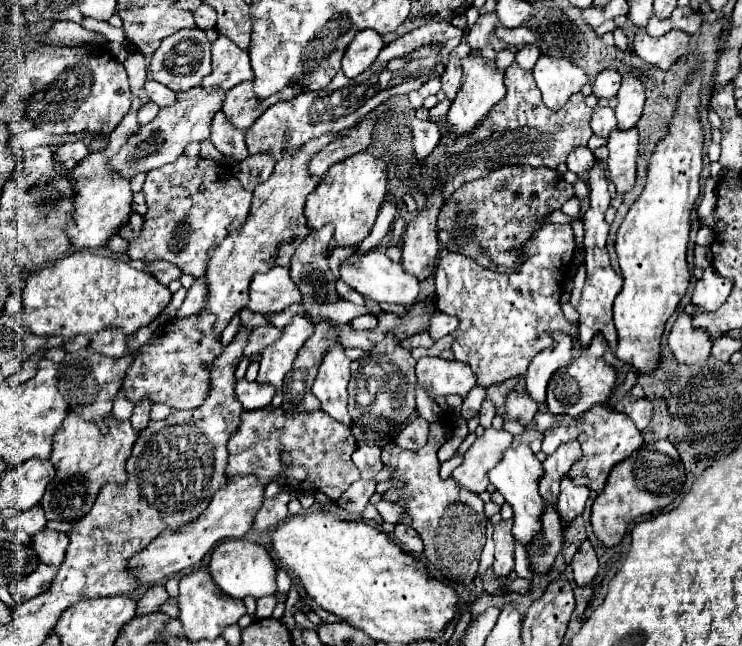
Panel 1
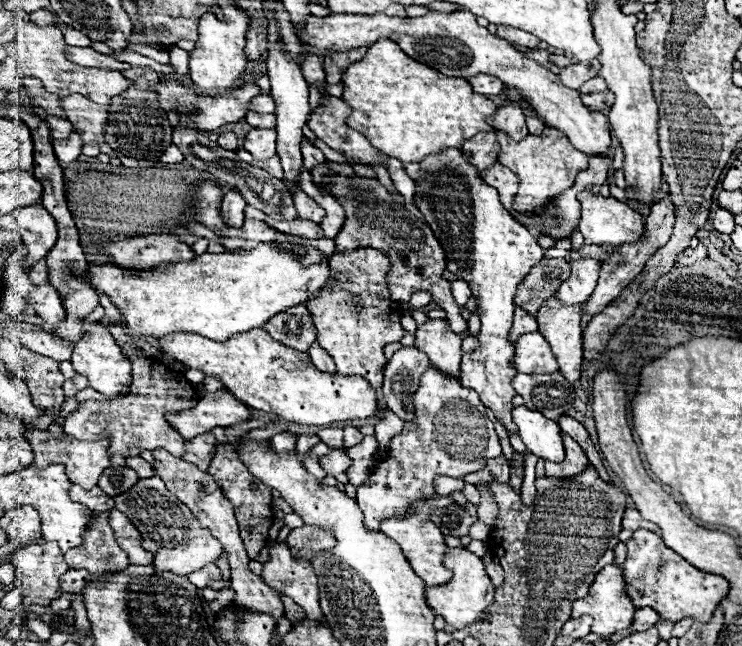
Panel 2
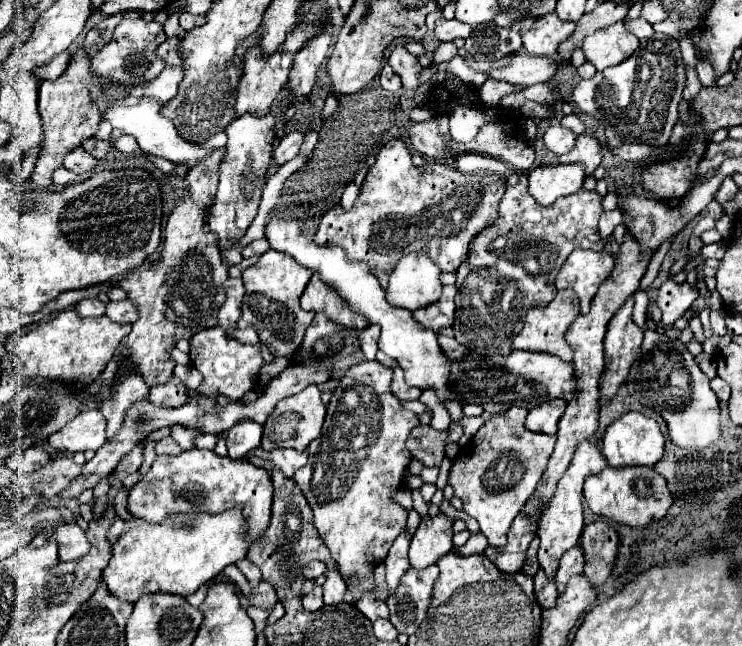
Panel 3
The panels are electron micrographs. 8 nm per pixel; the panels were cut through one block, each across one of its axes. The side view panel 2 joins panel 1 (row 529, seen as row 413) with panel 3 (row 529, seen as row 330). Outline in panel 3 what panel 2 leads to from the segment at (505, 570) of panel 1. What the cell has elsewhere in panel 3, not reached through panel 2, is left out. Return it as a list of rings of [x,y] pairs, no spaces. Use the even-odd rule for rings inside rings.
[[[512,406],[506,412],[494,414],[470,440],[466,448],[454,458],[448,484],[462,500],[464,512],[480,524],[480,532],[488,538],[490,546],[504,546],[512,520],[524,508],[528,496],[534,494],[540,482],[548,456],[556,444],[556,436],[534,434],[524,428],[526,408]]]

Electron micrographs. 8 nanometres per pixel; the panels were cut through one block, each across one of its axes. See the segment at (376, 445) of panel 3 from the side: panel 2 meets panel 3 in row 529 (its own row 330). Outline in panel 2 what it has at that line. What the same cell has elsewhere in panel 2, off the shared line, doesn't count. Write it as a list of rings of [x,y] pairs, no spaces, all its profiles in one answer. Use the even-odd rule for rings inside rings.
[[[356,248],[344,254],[330,256],[330,268],[346,272],[352,282],[330,280],[306,308],[316,326],[318,344],[334,358],[338,374],[362,376],[370,382],[374,390],[382,388],[382,374],[388,360],[382,354],[382,348],[390,342],[402,340],[404,328],[400,324],[402,304],[396,304],[390,298],[386,274],[390,270],[390,260],[382,252],[372,248]]]

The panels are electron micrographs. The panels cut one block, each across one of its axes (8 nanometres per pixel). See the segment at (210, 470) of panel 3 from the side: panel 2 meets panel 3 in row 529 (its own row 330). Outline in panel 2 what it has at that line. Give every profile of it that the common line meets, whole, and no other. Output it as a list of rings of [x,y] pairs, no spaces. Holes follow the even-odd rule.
[[[252,328],[226,342],[214,342],[200,334],[172,334],[160,338],[158,346],[162,354],[180,360],[188,368],[218,378],[224,390],[246,406],[278,414],[286,422],[318,426],[334,420],[370,418],[378,410],[376,394],[362,376],[328,376],[326,372],[316,372],[308,354],[272,340],[264,328]]]

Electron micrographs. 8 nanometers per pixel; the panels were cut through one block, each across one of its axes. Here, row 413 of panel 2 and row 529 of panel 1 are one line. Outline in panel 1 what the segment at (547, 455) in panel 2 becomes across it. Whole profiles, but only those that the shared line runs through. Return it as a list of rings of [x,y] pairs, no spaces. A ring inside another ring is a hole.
[[[520,444],[520,448],[504,450],[504,456],[500,458],[500,462],[488,472],[490,482],[496,486],[496,490],[504,496],[504,500],[514,510],[512,534],[522,544],[530,544],[532,538],[540,532],[540,514],[544,512],[544,500],[538,492],[540,476],[542,476],[542,462],[534,456],[530,446],[526,444]]]

